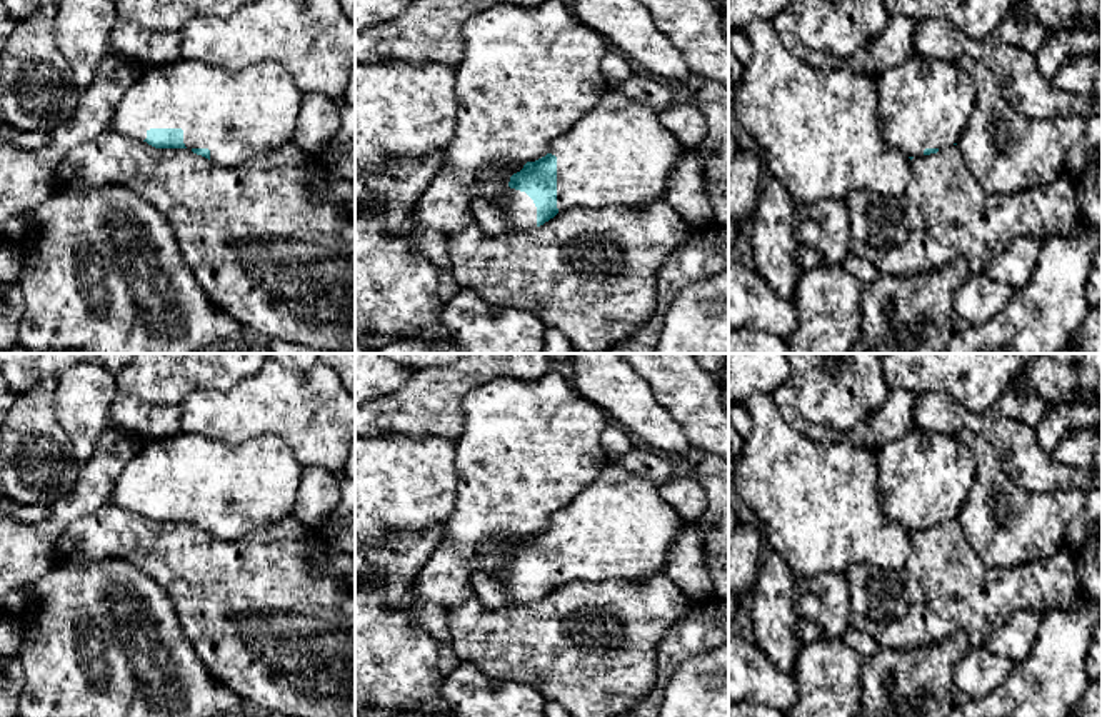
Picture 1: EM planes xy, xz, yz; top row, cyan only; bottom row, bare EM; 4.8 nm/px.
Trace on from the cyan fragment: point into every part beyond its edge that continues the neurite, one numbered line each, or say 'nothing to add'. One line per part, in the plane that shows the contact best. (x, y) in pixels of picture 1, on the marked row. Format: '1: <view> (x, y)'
1: xy (237, 115)

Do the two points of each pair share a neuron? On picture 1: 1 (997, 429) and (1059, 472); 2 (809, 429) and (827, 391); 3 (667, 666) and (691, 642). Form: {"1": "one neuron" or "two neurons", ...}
{"1": "one neuron", "2": "two neurons", "3": "one neuron"}

